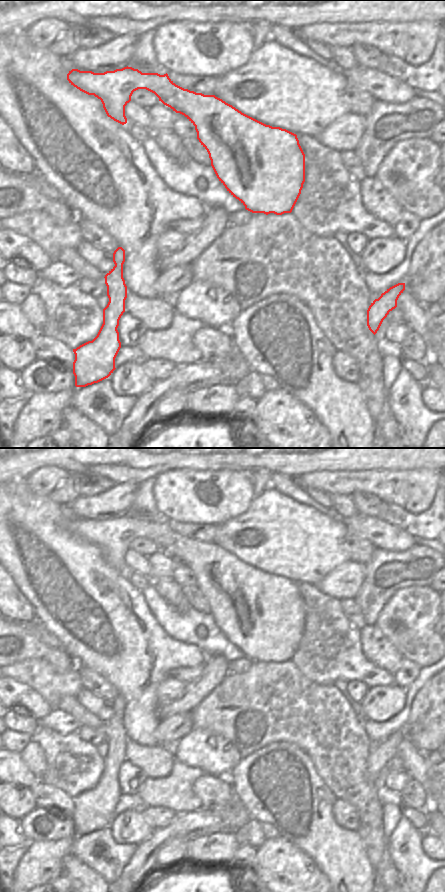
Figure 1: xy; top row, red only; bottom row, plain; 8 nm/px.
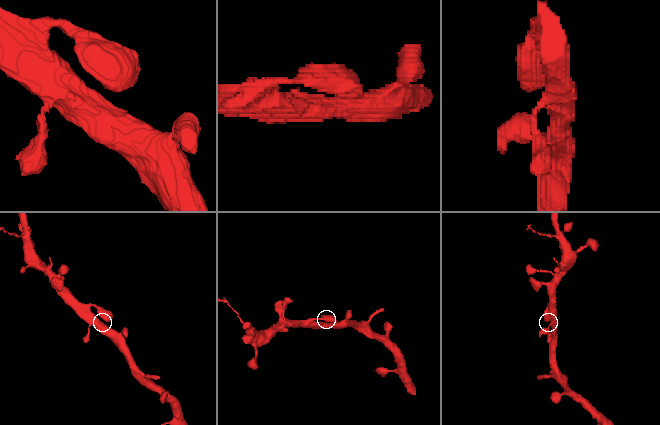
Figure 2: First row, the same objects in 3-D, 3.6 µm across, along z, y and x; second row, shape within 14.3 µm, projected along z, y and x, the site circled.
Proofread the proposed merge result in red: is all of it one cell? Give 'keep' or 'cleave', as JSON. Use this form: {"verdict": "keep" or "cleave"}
{"verdict": "keep"}

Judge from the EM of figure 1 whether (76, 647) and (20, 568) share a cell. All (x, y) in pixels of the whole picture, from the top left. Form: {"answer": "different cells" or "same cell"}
{"answer": "same cell"}

